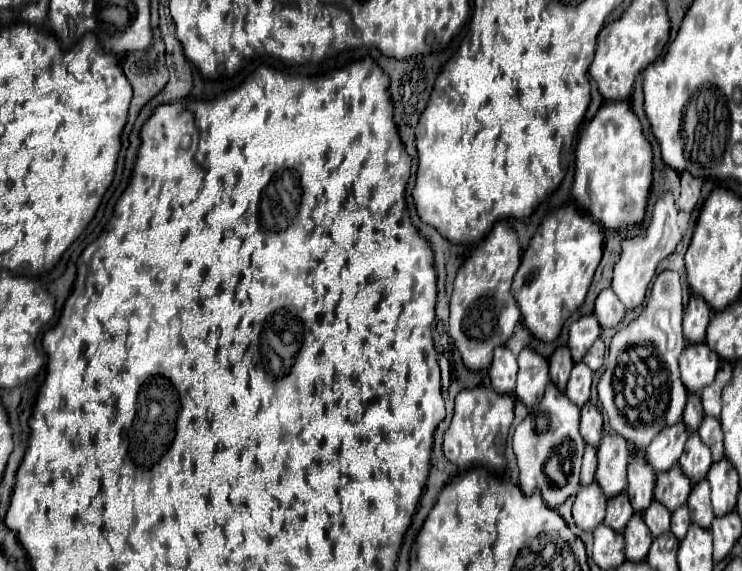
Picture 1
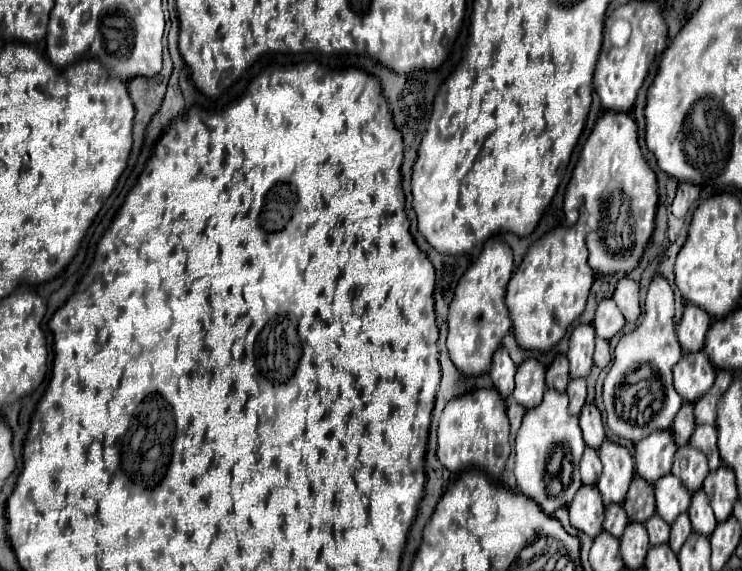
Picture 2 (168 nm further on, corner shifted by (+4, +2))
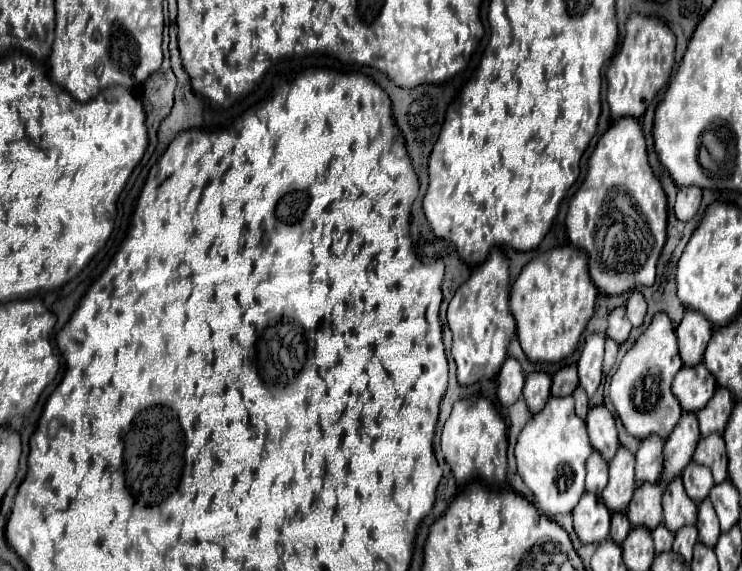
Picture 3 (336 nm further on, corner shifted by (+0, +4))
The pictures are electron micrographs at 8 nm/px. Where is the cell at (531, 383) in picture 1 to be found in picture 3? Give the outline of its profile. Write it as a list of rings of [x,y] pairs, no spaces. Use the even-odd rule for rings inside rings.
[[[532,373],[526,377],[522,395],[532,413],[542,411],[542,407],[546,405],[548,397],[550,397],[550,383],[552,383],[552,379],[546,373]]]

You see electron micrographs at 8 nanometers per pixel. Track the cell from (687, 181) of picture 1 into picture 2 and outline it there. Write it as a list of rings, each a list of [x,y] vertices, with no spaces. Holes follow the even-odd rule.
[[[680,181],[678,189],[676,189],[676,197],[672,201],[672,215],[674,217],[684,217],[690,211],[690,207],[694,205],[694,201],[698,199],[698,195],[700,195],[698,185]]]

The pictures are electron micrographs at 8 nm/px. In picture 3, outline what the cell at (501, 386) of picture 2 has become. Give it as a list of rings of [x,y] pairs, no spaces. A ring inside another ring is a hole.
[[[508,357],[498,373],[498,401],[504,407],[510,407],[512,403],[516,403],[518,397],[522,395],[524,381],[526,377],[520,369],[520,363],[514,357]]]

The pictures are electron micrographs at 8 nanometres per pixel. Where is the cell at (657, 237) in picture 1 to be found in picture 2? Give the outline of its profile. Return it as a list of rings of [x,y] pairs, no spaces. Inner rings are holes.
[[[622,277],[616,285],[616,291],[612,295],[618,309],[624,313],[626,321],[636,321],[640,315],[640,303],[638,303],[638,283],[630,277]]]

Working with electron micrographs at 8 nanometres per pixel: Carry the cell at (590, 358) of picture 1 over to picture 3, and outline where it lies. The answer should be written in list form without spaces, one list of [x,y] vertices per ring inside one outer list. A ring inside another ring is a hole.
[[[606,337],[606,353],[604,353],[604,367],[606,367],[606,371],[610,371],[614,367],[616,357],[618,357],[618,347],[620,345],[614,339]]]

